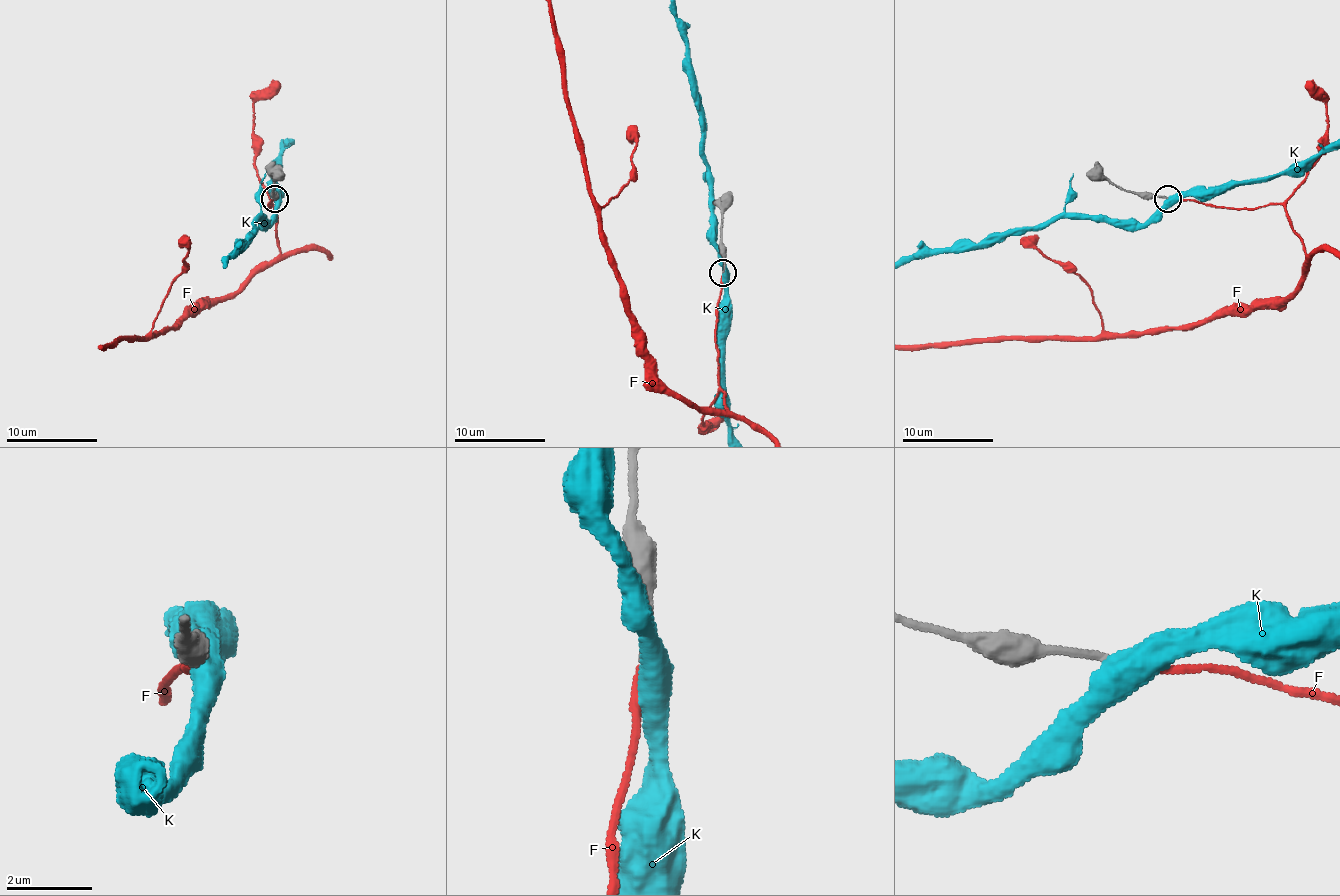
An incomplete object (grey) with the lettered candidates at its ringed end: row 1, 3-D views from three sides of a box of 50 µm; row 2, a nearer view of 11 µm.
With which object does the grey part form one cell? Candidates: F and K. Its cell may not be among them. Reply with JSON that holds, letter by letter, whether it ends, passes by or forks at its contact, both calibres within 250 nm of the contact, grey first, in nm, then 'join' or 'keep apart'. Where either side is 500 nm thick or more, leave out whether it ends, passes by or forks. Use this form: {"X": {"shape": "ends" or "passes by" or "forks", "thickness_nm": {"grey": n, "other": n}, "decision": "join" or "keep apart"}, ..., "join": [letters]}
{"F": {"shape": "ends", "thickness_nm": {"grey": 170, "other": 150}, "decision": "join"}, "K": {"shape": "passes by", "thickness_nm": {"grey": 190, "other": 480}, "decision": "keep apart"}, "join": ["F"]}

